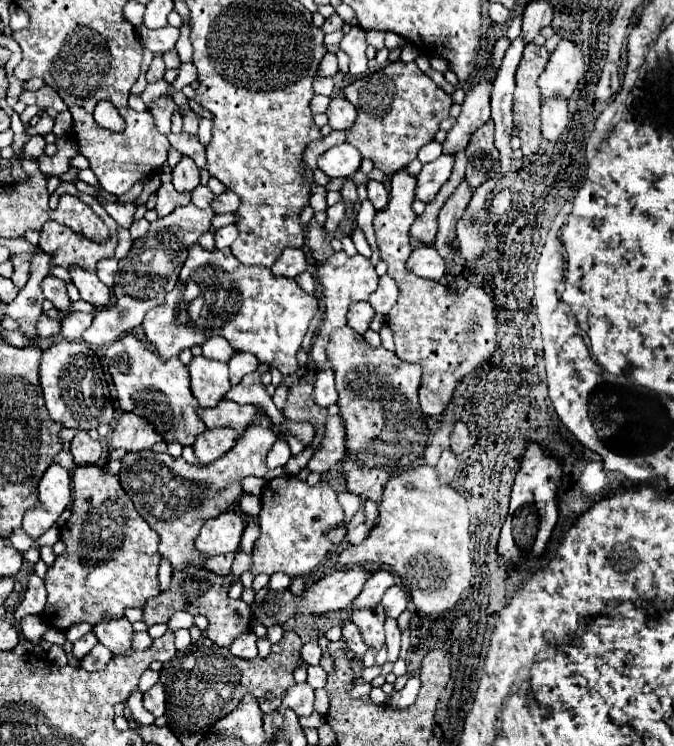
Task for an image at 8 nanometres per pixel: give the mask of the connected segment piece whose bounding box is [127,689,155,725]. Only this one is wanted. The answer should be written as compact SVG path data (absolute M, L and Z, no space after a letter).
M137 689L127 699L128 707L132 712L133 718L135 718L138 723L143 725L151 725L154 723L155 717L151 715L147 710L145 710L143 707L142 699L143 694L139 689Z

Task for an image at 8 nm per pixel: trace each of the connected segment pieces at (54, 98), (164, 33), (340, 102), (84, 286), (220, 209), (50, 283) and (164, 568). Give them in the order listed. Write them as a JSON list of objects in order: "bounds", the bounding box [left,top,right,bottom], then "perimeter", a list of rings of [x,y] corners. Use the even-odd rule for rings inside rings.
[{"bounds":[19,86,67,112],"perimeter":[[[41,86],[37,92],[29,92],[29,90],[25,90],[21,96],[19,96],[19,100],[21,102],[25,102],[25,104],[35,104],[35,106],[39,106],[39,108],[55,108],[57,112],[63,112],[63,110],[67,110],[67,104],[59,98],[59,94],[51,88],[51,86]]]},{"bounds":[137,26,179,54],"perimeter":[[[145,26],[137,28],[139,42],[149,48],[153,54],[165,54],[167,50],[175,48],[175,42],[179,38],[179,30],[173,26],[165,26],[159,30],[149,30]]]},{"bounds":[327,96,357,130],"perimeter":[[[339,96],[331,100],[327,108],[327,116],[329,116],[329,126],[333,130],[349,130],[357,118],[357,110],[347,98]]]},{"bounds":[71,266,111,312],"perimeter":[[[73,266],[73,268],[71,268],[71,278],[73,278],[73,284],[77,286],[81,298],[83,298],[85,302],[89,302],[91,306],[95,306],[97,312],[103,310],[103,308],[109,304],[111,292],[109,292],[109,288],[107,288],[95,274]]]},{"bounds":[211,192,241,214],"perimeter":[[[223,192],[221,196],[217,196],[213,202],[211,202],[211,206],[213,206],[213,210],[215,210],[215,214],[223,214],[223,212],[235,212],[237,208],[239,208],[239,204],[241,204],[241,200],[239,200],[239,196],[235,194],[235,192]]]},{"bounds":[43,274,71,310],"perimeter":[[[47,274],[43,278],[43,294],[45,294],[47,300],[51,300],[55,304],[57,310],[67,310],[69,304],[71,304],[71,300],[67,296],[65,282],[59,280],[59,278],[55,278],[55,276],[51,276],[51,274]]]},{"bounds":[159,560,171,592],"perimeter":[[[161,560],[161,568],[159,568],[159,586],[161,586],[161,592],[165,592],[169,588],[169,582],[171,582],[171,564],[169,560]]]}]

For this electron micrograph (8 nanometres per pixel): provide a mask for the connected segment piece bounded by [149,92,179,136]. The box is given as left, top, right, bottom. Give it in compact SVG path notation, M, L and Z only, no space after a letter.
M165 92L163 96L159 96L153 104L149 104L149 112L157 120L157 130L161 134L165 134L165 136L171 132L171 116L173 116L175 110L179 110L179 106L173 102L173 98L171 98L169 92Z

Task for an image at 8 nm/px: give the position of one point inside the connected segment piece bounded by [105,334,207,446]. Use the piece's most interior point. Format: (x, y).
(158, 391)

